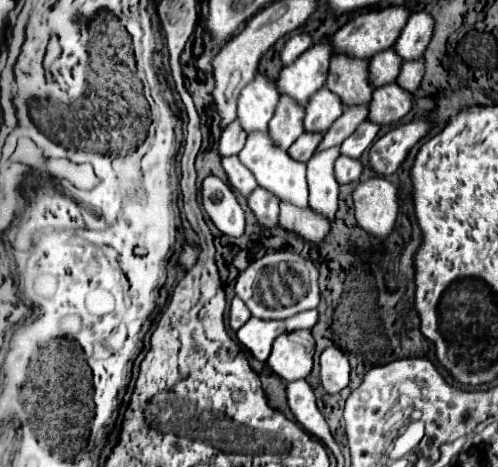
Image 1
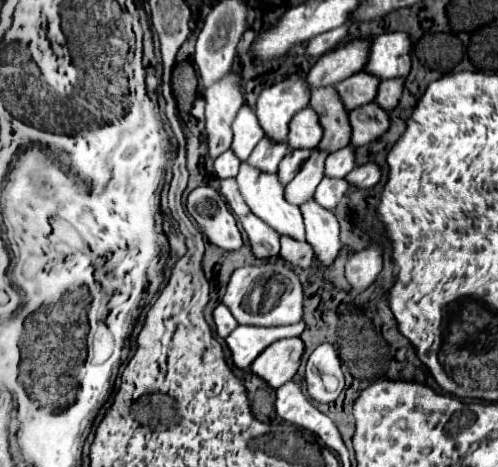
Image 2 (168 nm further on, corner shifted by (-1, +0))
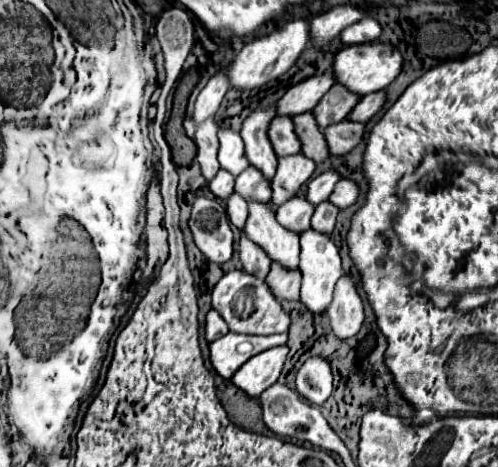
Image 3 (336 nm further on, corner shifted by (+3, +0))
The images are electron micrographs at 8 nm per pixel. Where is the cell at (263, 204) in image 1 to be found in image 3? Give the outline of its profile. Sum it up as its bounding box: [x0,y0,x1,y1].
[238,231,272,279]

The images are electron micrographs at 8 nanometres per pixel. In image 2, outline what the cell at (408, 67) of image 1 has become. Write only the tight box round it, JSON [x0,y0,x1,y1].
[376,79,404,111]

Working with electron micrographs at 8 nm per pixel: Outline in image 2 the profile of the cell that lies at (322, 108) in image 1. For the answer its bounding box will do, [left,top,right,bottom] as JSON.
[288,107,322,149]

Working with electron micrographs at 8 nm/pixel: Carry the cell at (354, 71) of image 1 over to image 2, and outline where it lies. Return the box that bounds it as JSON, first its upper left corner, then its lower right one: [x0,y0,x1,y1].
[308,87,350,153]

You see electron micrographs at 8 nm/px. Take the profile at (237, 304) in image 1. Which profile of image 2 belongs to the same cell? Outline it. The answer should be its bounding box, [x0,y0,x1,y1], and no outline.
[214,305,238,337]

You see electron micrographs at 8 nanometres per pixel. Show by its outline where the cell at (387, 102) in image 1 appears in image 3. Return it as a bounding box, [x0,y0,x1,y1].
[324,119,364,155]

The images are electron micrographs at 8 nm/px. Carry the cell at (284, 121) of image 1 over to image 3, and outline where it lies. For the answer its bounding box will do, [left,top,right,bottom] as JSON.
[236,165,270,201]

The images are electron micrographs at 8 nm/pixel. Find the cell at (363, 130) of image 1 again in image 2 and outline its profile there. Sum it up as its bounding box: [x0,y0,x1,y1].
[324,147,354,179]

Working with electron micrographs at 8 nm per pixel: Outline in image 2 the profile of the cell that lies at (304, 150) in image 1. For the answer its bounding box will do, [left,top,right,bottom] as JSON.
[278,149,310,185]

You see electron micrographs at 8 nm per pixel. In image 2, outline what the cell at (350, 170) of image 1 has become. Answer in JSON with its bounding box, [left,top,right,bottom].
[314,179,348,211]

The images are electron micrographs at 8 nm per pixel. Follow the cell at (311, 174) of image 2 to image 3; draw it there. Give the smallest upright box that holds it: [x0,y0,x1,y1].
[276,193,314,233]

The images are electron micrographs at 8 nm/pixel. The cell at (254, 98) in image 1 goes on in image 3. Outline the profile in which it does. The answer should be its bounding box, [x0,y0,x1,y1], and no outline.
[218,129,248,177]

